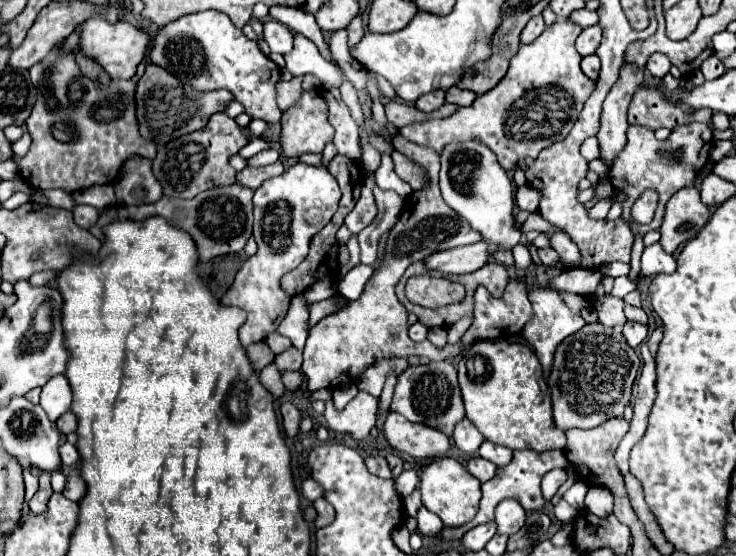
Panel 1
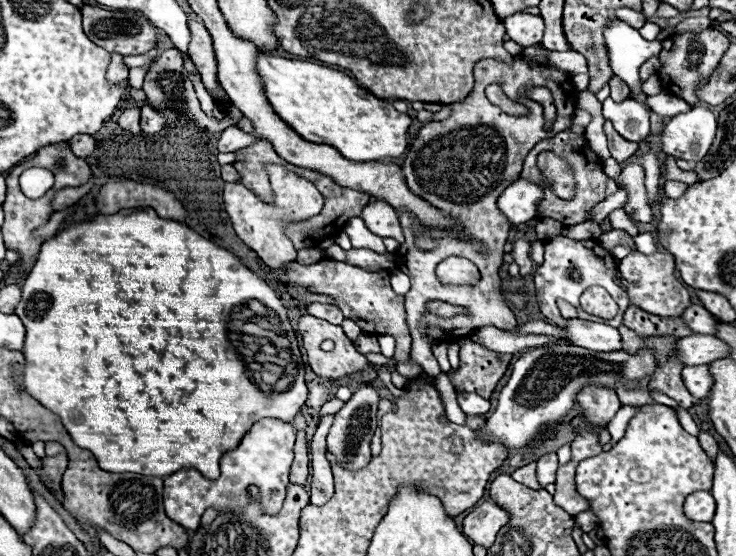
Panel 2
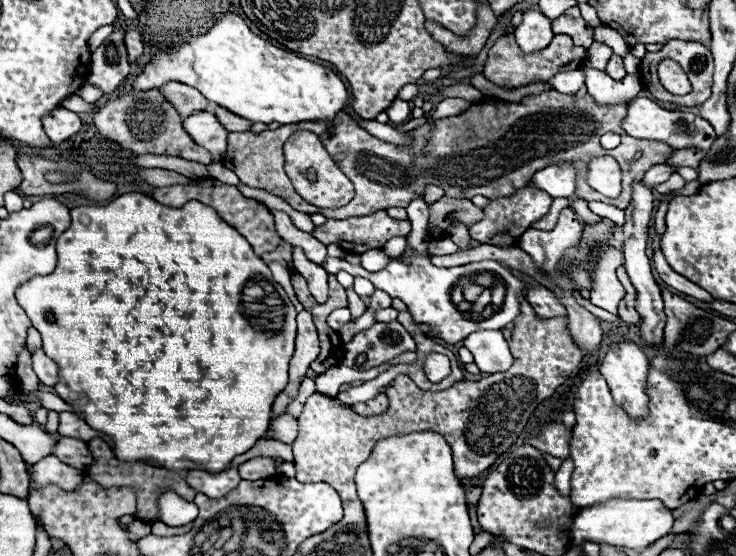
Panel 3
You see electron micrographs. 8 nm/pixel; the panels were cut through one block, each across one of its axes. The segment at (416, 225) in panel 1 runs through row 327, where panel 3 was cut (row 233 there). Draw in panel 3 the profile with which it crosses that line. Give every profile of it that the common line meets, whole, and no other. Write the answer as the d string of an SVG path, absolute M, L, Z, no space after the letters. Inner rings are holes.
M384 210L360 218L328 220L314 230L314 236L322 244L340 244L352 254L366 252L370 248L382 248L394 236L406 236L410 232L408 220L394 220Z

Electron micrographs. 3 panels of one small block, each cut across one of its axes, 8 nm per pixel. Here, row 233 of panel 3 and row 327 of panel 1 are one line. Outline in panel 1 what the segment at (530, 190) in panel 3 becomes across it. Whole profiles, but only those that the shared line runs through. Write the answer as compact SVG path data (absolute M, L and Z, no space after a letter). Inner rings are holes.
M512 280L506 286L502 298L492 298L484 286L478 286L476 288L476 294L474 294L474 300L476 300L476 306L474 306L474 322L472 322L472 326L468 328L468 332L460 340L464 346L470 346L470 344L480 342L480 340L510 338L514 334L520 334L522 328L526 326L526 322L530 322L532 304L528 300L526 284L522 280Z

